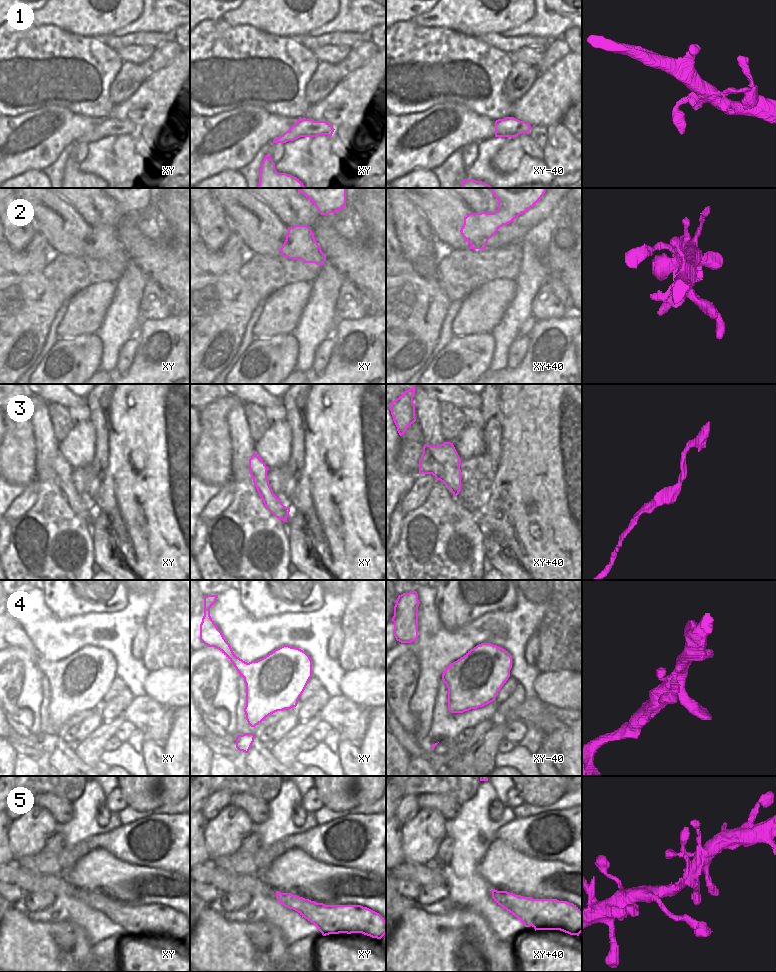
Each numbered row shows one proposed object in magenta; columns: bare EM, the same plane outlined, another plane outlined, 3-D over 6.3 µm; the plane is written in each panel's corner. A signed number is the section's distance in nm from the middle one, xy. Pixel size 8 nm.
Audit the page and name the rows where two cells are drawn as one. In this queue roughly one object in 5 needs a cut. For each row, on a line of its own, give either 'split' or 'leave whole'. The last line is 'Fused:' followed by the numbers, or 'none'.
1: leave whole
2: leave whole
3: leave whole
4: leave whole
5: leave whole
Fused: none

